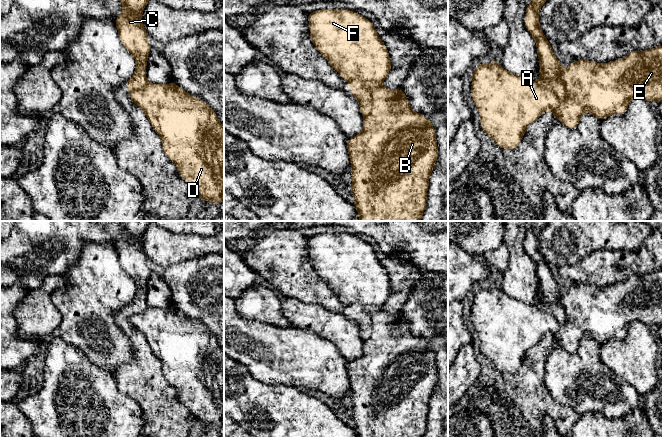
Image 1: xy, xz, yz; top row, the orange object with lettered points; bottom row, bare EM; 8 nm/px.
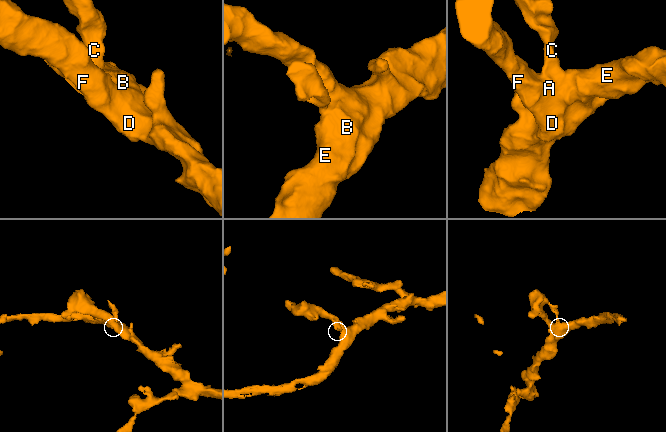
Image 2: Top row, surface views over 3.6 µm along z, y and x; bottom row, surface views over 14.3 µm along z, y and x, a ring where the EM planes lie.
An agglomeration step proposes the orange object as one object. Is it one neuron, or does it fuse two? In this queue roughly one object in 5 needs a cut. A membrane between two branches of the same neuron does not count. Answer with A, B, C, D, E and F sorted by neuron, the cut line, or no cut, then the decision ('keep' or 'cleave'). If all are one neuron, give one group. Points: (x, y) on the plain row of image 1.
A B D E F / C; cut in yz along (535, 306), (551, 312), (559, 318), (565, 316); cleave

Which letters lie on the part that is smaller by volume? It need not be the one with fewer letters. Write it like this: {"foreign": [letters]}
{"foreign": ["C"]}

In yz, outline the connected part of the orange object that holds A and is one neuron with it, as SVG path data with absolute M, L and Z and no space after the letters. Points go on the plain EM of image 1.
M662 269L645 275L632 275L622 283L604 288L574 284L559 300L565 313L563 319L505 294L497 283L489 288L479 287L473 293L472 301L470 320L478 332L482 355L502 374L515 374L527 350L546 334L550 334L561 348L574 354L584 336L604 344L613 338L626 337L631 322L638 321L647 327L662 326Z

